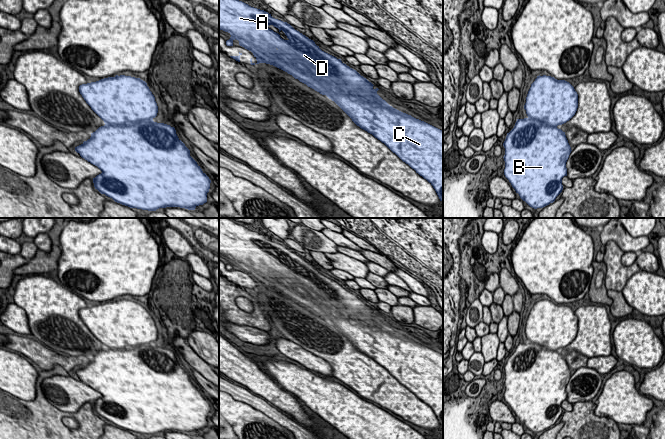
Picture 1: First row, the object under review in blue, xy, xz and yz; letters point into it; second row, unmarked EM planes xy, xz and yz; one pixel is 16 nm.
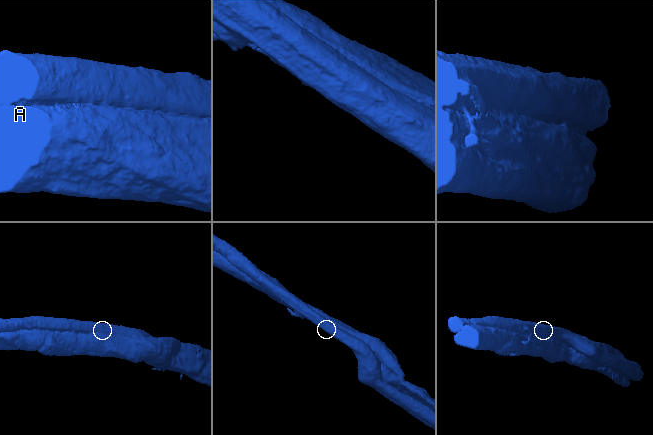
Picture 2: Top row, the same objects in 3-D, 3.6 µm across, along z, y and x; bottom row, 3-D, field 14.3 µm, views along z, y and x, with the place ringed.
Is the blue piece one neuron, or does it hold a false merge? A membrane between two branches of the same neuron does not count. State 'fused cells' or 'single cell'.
fused cells

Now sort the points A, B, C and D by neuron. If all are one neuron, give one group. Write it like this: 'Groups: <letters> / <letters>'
Groups: A B D / C

